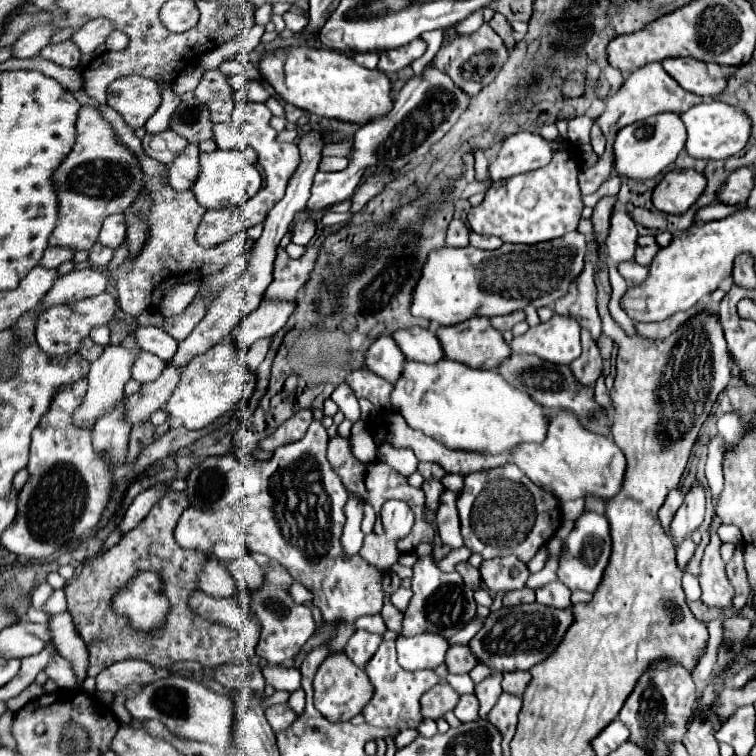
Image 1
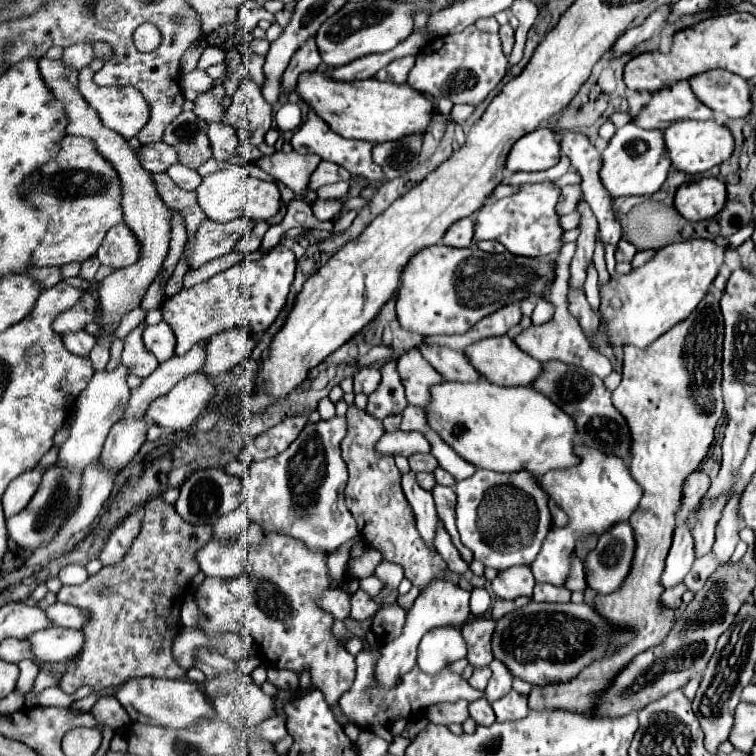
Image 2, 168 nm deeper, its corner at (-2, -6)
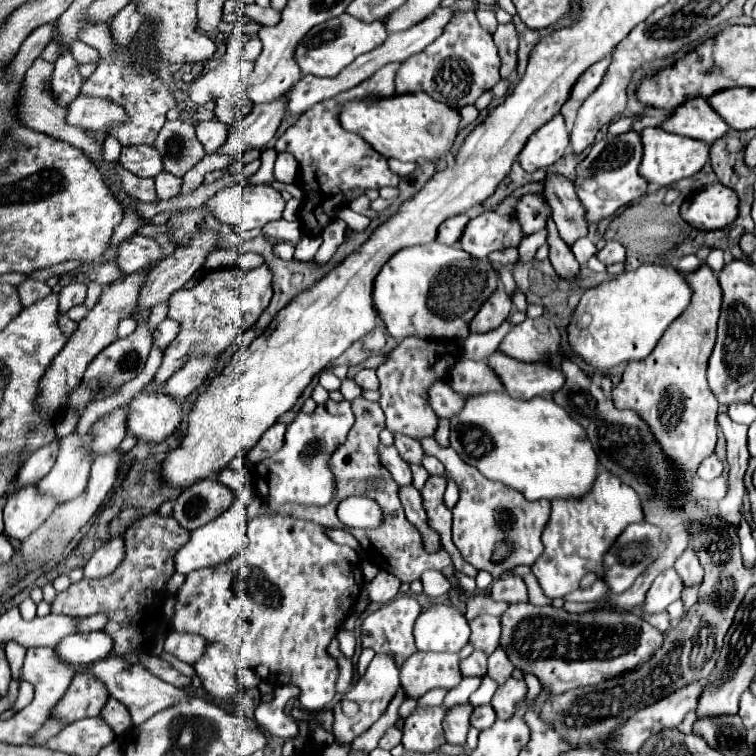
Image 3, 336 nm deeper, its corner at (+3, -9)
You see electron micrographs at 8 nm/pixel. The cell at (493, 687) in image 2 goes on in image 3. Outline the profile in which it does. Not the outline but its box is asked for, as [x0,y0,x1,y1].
[487,647,513,685]

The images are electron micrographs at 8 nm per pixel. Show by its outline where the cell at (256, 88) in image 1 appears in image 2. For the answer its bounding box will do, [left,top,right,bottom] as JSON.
[240,46,264,88]

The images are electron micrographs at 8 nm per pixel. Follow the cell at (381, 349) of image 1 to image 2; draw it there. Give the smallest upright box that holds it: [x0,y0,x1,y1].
[396,348,442,406]

